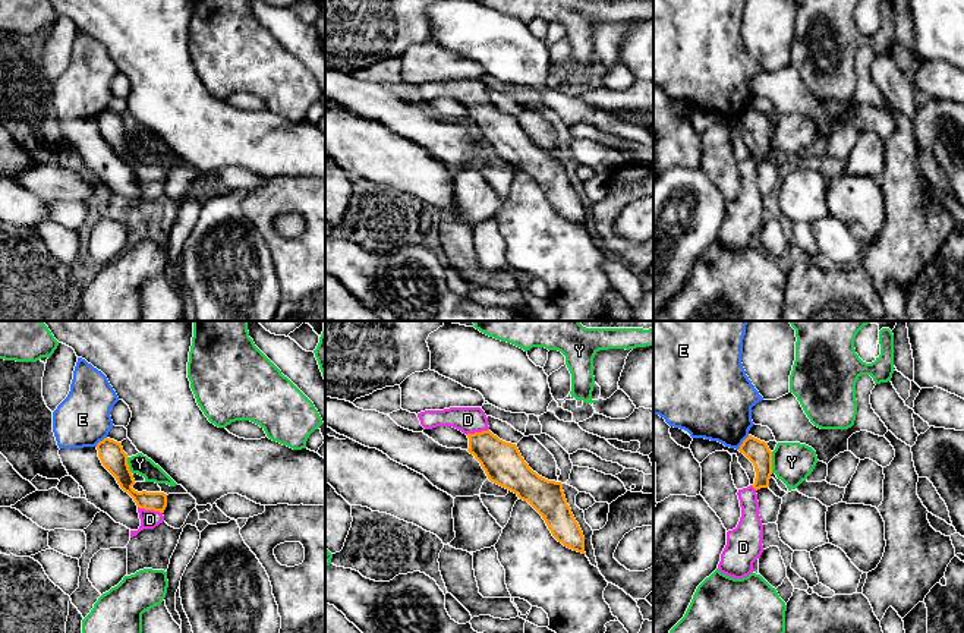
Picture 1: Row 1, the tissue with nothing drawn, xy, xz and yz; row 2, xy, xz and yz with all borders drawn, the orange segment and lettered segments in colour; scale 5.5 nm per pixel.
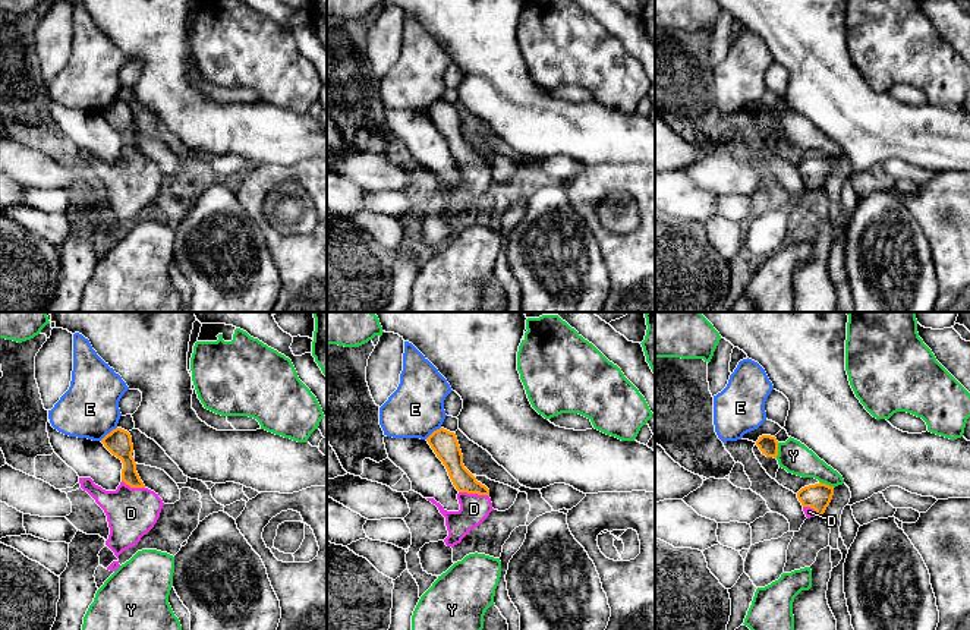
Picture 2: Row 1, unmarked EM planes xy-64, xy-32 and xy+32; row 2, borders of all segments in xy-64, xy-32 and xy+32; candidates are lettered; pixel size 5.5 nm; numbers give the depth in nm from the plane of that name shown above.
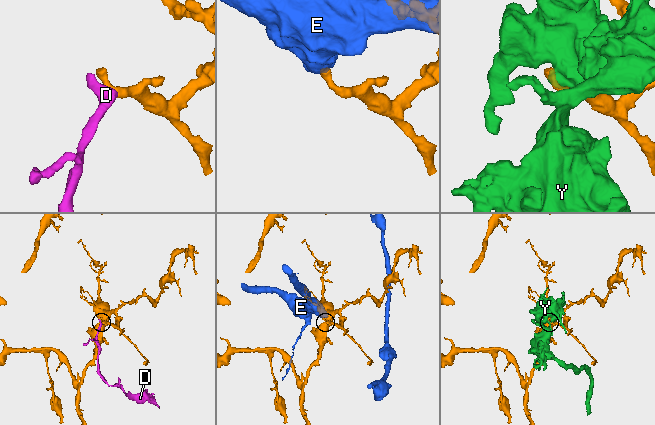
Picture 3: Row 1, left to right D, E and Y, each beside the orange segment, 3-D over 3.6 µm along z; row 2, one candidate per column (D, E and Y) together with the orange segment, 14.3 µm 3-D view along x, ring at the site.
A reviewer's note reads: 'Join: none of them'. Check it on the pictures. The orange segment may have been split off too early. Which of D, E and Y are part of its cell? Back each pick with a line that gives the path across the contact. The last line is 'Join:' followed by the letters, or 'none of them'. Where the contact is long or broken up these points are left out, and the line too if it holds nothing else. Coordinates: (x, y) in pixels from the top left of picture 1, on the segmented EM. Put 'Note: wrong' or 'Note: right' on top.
Note: wrong
D: way xy (157, 501), (150, 509), (150, 519)
Join: D

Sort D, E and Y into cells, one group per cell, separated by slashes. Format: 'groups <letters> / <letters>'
groups D / E / Y

